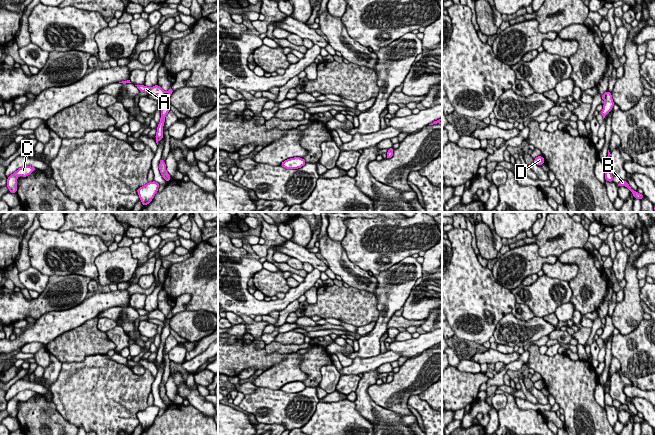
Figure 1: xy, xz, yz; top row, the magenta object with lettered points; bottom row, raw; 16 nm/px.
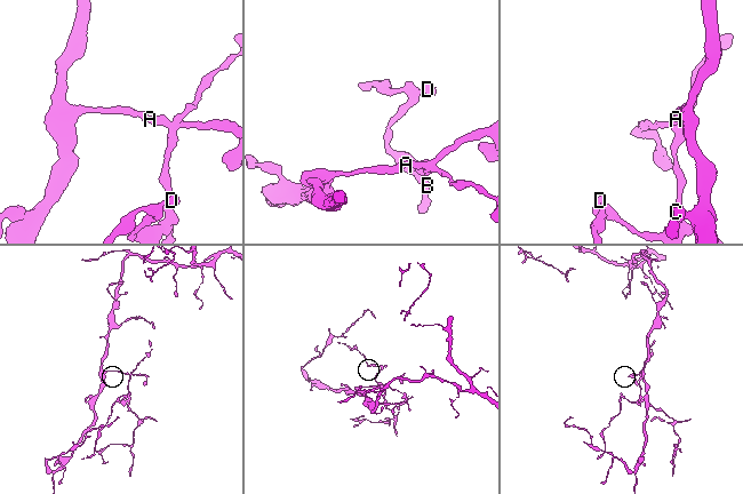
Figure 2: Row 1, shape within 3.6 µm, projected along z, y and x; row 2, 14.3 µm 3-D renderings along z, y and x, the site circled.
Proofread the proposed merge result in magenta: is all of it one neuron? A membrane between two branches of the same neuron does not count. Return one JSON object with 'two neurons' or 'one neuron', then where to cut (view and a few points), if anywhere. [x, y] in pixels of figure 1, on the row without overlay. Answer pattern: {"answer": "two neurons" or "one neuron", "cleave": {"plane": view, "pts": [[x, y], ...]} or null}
{"answer": "two neurons", "cleave": {"plane": "xy", "pts": [[164, 322], [168, 324]]}}

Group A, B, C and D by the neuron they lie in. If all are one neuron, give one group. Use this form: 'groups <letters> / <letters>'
groups A C / B D

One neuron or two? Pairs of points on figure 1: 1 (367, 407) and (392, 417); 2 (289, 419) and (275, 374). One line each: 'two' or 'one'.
1: one
2: two

